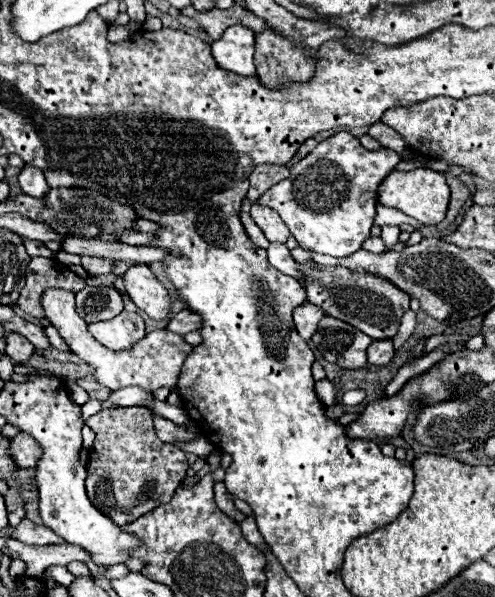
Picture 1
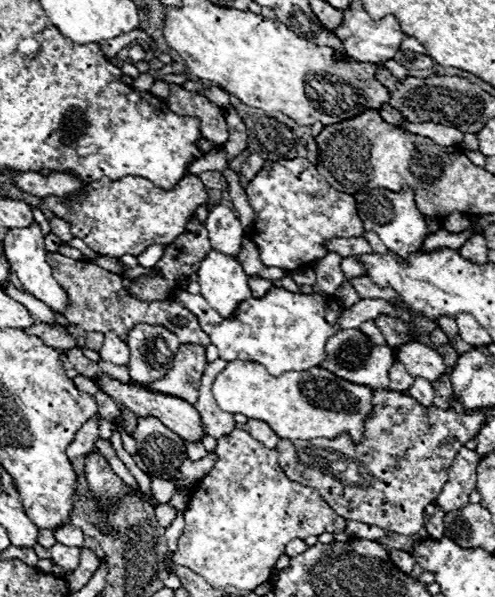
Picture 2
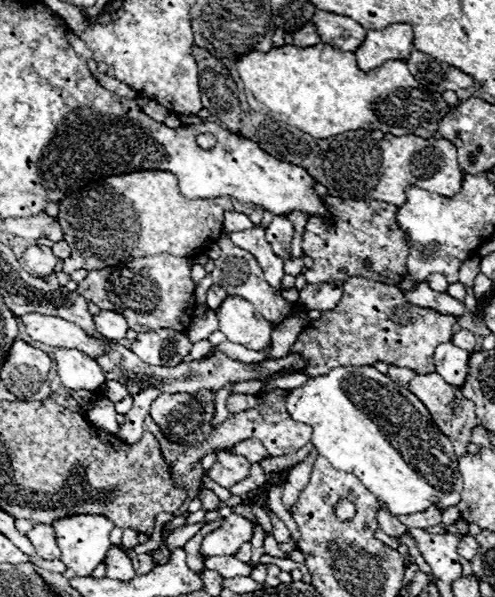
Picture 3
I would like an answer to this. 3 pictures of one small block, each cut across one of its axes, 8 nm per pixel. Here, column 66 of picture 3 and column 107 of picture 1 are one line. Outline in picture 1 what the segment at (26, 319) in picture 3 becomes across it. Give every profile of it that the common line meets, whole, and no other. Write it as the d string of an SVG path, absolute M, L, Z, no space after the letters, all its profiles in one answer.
M126 310L114 316L112 320L88 324L88 330L100 344L112 350L132 348L136 342L140 342L140 338L146 336L142 316Z

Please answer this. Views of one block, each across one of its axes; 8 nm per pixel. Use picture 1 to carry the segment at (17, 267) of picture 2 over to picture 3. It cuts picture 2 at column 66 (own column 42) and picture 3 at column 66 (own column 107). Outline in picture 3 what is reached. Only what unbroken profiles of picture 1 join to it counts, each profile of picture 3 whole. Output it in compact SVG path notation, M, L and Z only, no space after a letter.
M54 348L56 354L56 366L58 366L58 376L60 382L70 388L70 390L78 390L78 388L88 388L90 392L98 394L100 386L104 384L104 374L102 368L96 364L96 360L92 360L90 356L86 356L80 350L74 348Z

